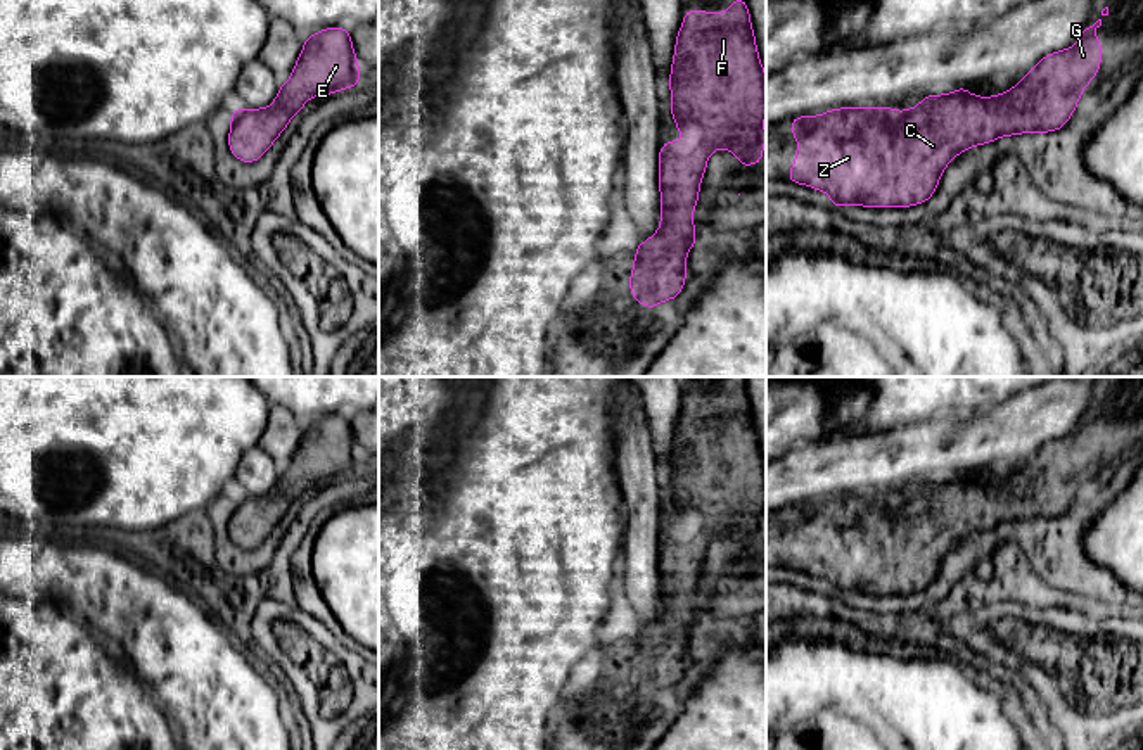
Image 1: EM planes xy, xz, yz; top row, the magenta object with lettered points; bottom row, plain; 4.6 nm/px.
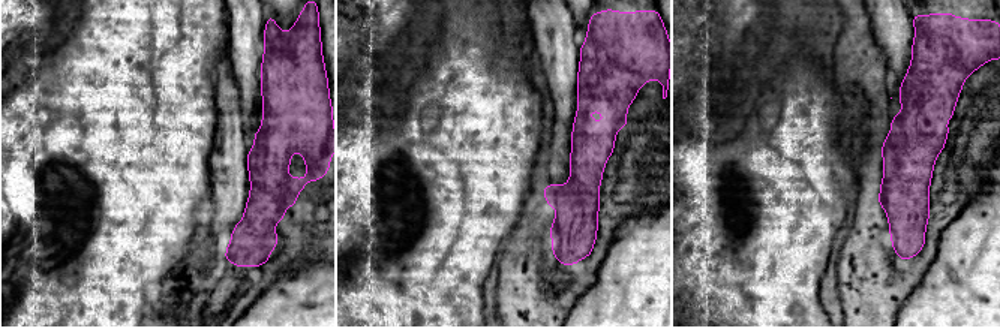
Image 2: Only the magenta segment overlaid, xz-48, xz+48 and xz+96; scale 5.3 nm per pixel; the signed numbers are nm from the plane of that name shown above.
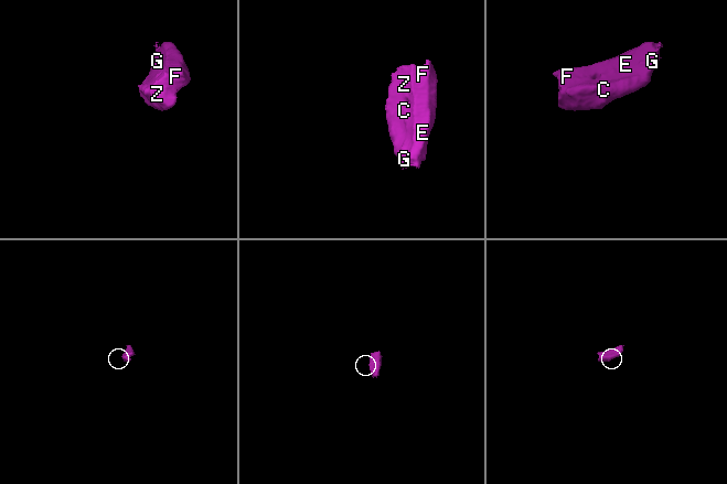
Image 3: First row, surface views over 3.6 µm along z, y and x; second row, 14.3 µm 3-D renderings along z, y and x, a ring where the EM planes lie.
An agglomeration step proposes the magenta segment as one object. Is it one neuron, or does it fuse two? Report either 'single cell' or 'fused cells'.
single cell

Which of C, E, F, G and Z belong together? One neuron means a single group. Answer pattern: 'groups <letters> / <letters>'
groups C E F G Z

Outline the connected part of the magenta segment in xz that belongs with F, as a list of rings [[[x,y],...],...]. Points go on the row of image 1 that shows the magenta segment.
[[[733,0],[726,12],[690,9],[676,35],[669,76],[671,114],[683,142],[667,140],[659,152],[661,226],[638,244],[629,289],[633,297],[654,309],[680,296],[686,278],[686,252],[695,245],[692,211],[712,150],[731,150],[742,168],[761,162],[766,131],[766,76],[759,60],[747,0]]]

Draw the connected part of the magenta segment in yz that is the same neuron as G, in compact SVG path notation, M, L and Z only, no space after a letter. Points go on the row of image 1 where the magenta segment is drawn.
M1098 19L1086 26L1079 41L1065 50L1048 54L1013 88L998 97L970 95L965 86L944 95L923 97L916 107L894 111L891 107L842 107L821 116L792 118L792 137L799 140L795 164L789 171L789 181L808 185L828 194L835 207L854 204L865 207L910 207L927 202L937 188L944 168L963 150L989 143L996 138L1018 133L1046 133L1060 130L1072 116L1082 88L1100 73L1101 45L1095 29Z

